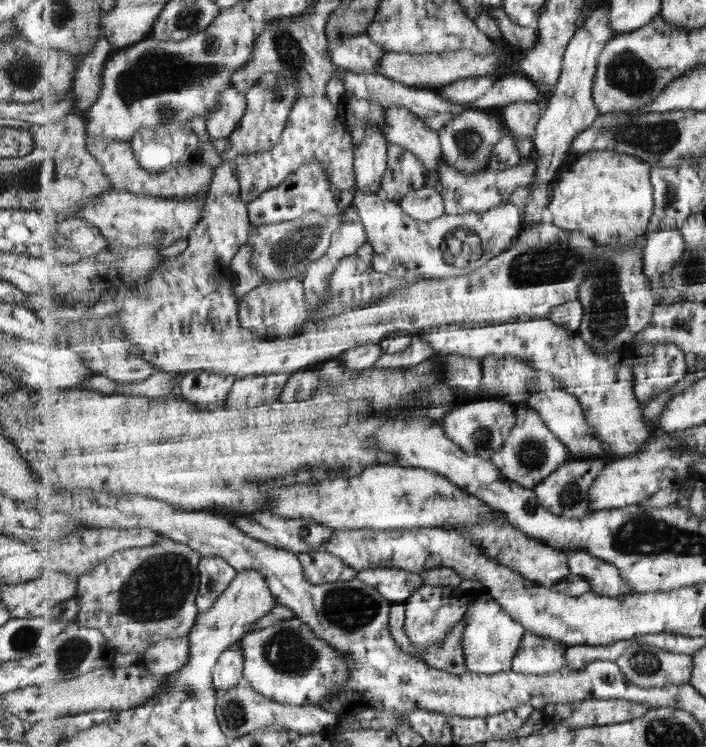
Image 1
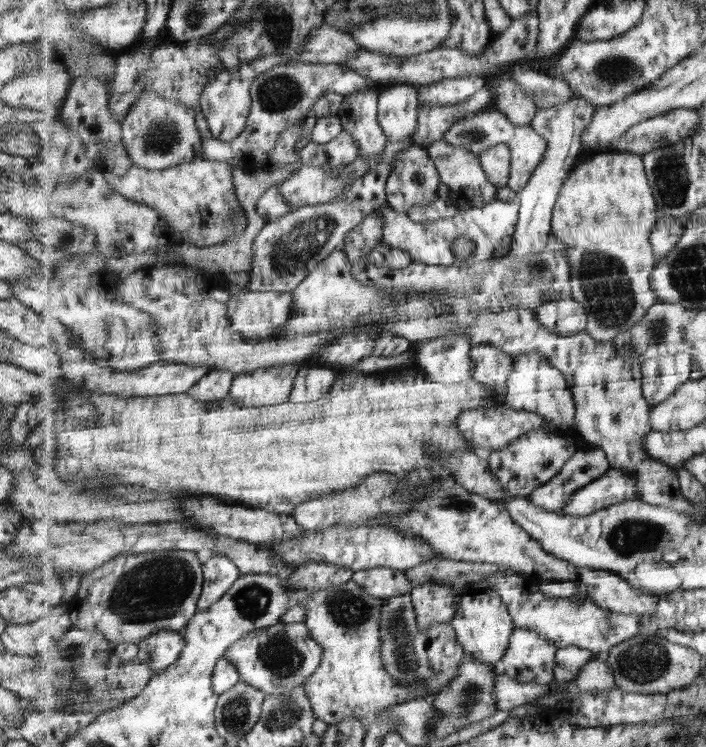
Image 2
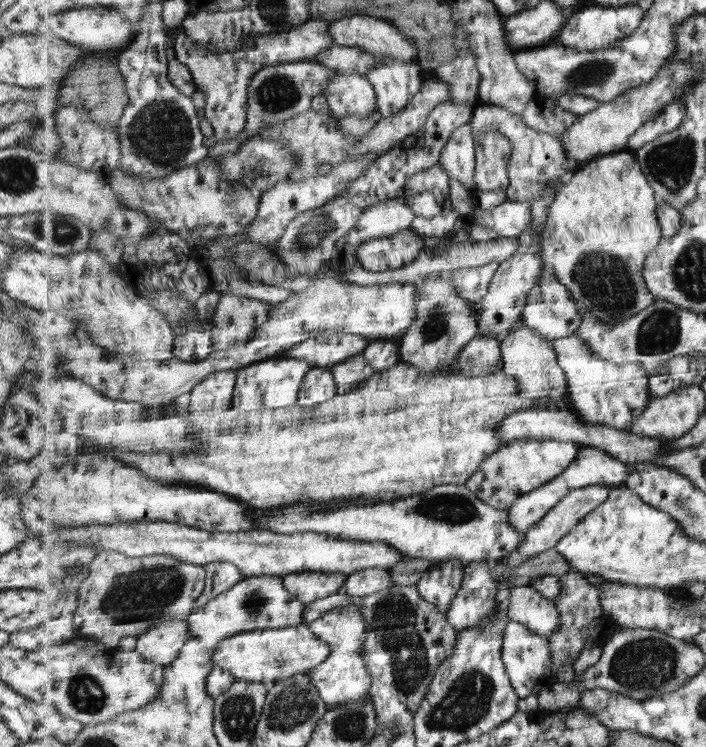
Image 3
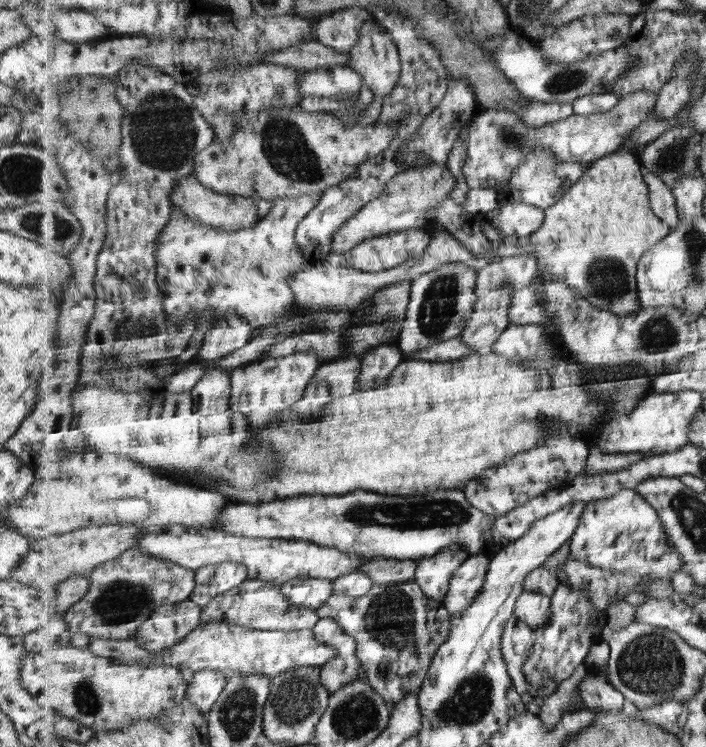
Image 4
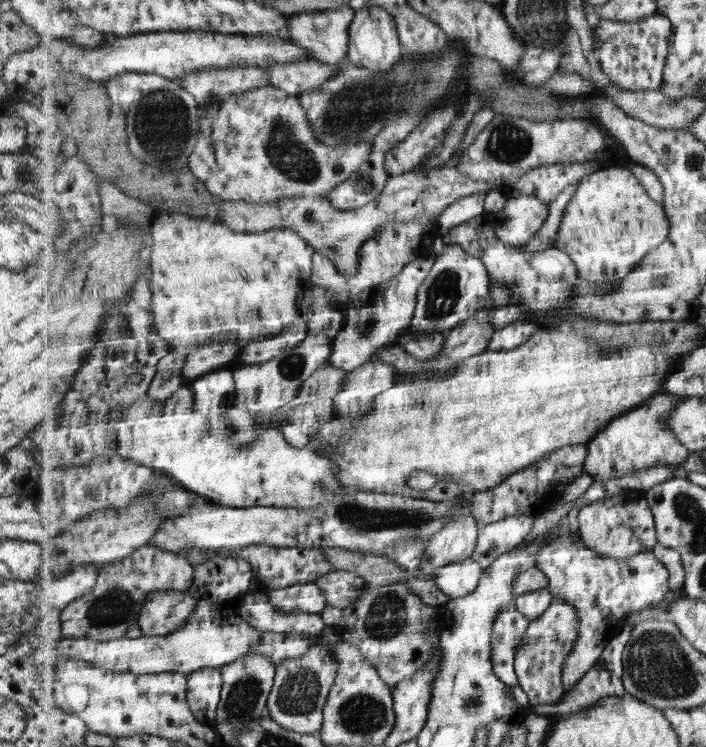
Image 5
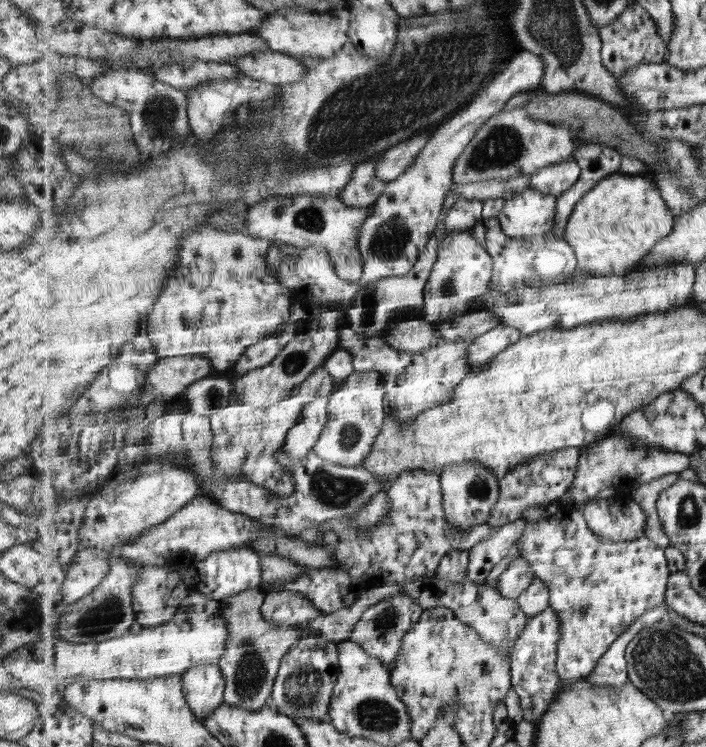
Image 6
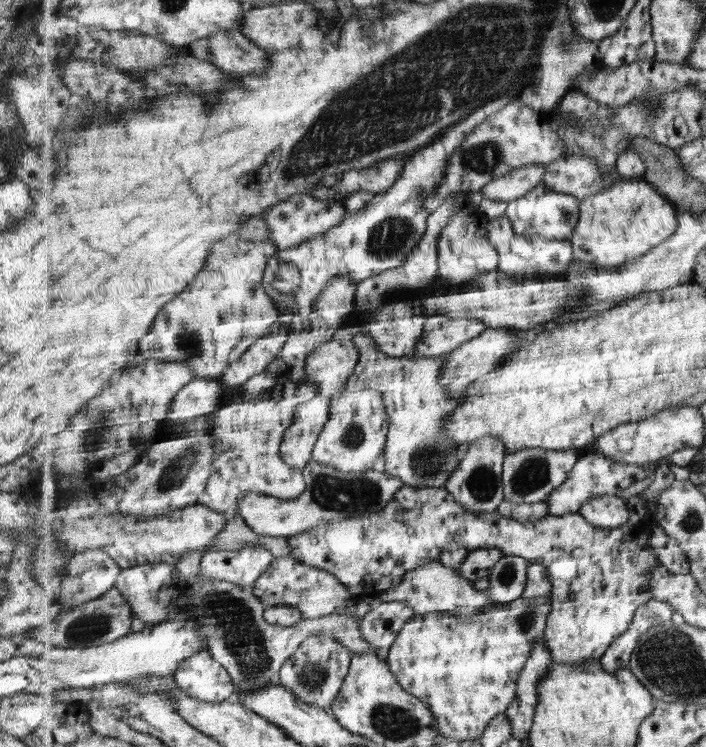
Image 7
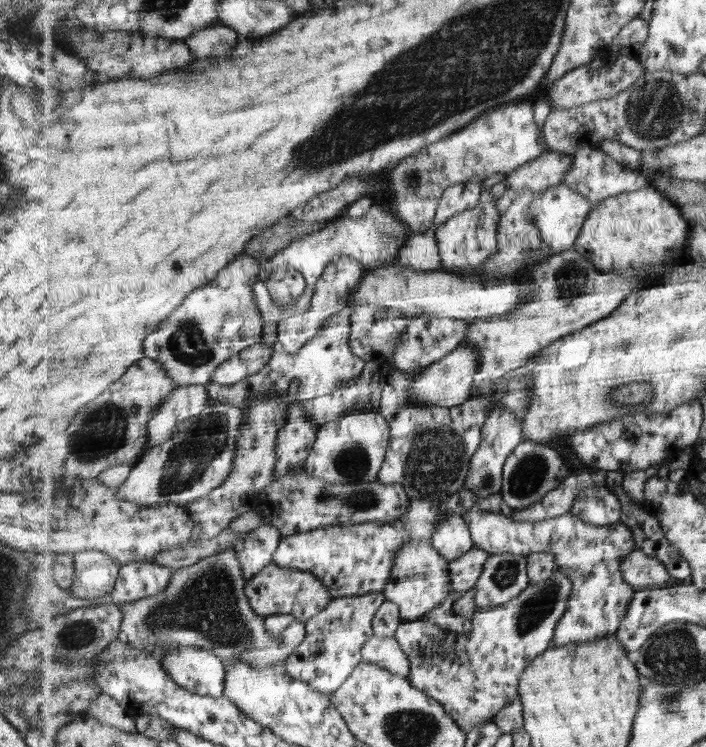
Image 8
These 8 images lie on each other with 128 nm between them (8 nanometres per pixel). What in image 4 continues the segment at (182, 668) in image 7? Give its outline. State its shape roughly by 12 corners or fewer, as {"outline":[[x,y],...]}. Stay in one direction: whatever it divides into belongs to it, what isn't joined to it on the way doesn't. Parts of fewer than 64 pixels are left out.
{"outline":[[199,671],[186,694],[209,716],[228,682],[222,671]]}

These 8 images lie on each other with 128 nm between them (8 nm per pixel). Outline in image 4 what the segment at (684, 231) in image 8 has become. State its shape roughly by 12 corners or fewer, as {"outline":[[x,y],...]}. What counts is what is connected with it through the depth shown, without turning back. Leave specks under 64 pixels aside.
{"outline":[[637,154],[591,166],[521,244],[596,308],[640,308],[670,226]]}

